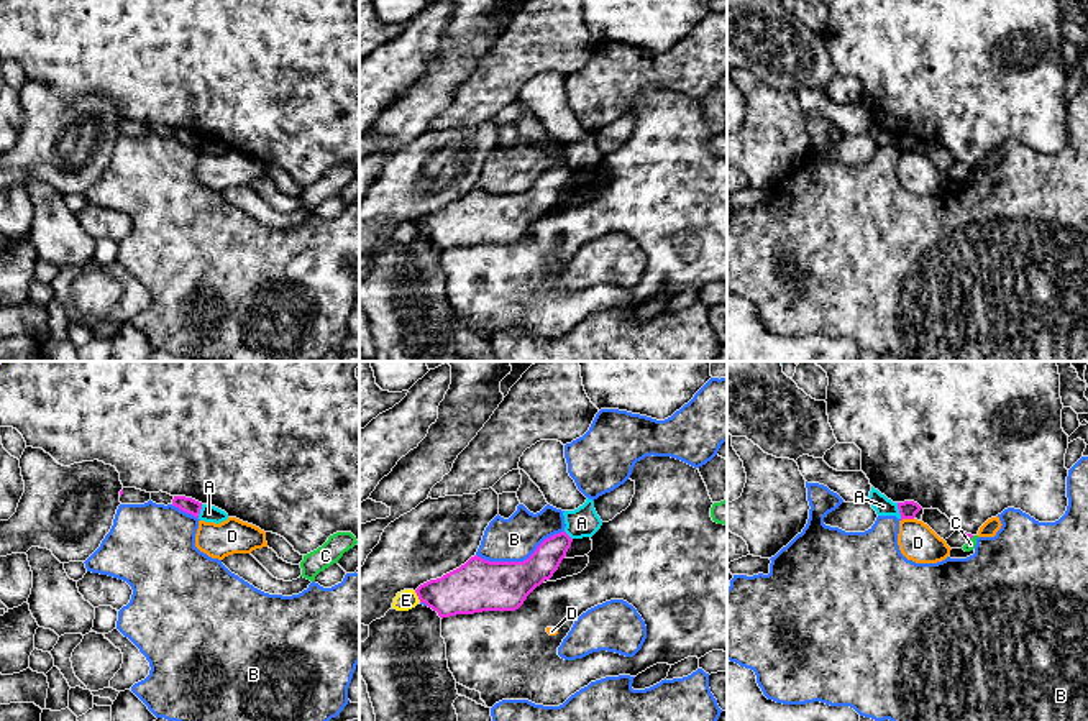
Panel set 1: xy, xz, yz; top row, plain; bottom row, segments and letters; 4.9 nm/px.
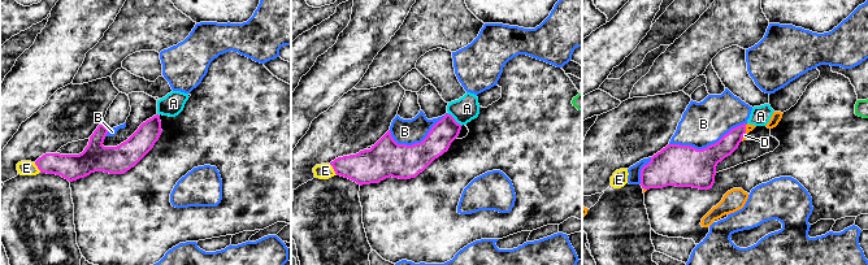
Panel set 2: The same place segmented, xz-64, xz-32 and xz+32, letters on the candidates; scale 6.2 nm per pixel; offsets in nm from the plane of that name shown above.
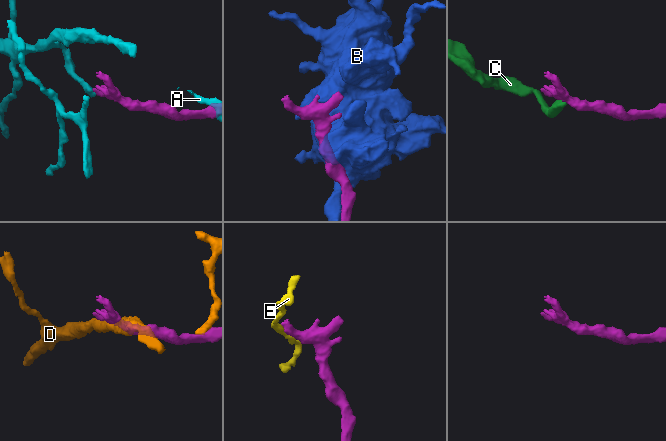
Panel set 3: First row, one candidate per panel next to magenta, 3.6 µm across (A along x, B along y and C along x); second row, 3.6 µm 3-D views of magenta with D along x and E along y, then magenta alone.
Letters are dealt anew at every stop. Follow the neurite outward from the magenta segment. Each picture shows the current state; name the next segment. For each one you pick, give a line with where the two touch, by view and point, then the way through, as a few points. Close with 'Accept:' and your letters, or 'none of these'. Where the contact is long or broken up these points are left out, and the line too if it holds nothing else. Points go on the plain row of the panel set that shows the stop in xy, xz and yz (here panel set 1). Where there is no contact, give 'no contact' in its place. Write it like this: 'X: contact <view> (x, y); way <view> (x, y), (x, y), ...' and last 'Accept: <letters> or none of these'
C: contact yz (970, 169); way yz (967, 168), (970, 169), (970, 176)
Accept: C

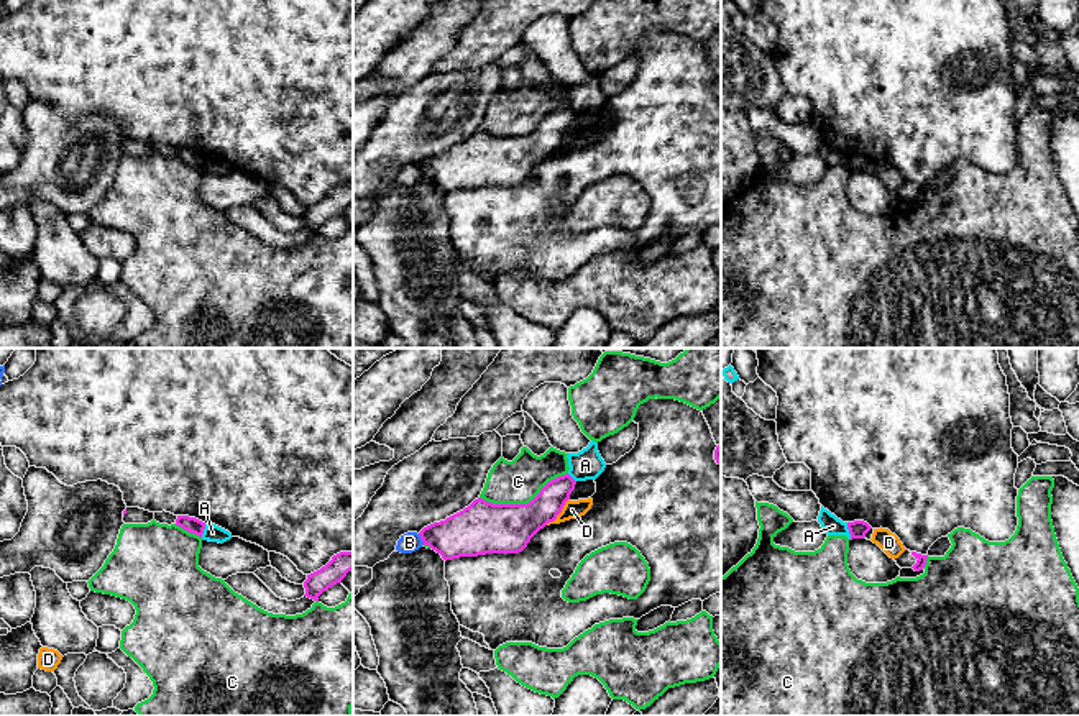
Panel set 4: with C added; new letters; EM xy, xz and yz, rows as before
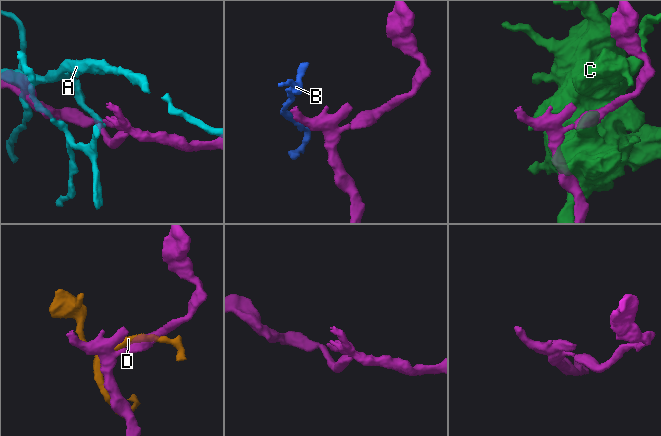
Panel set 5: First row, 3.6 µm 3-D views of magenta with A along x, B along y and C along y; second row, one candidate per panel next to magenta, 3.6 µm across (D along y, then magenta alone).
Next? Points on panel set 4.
Accept: none of these

